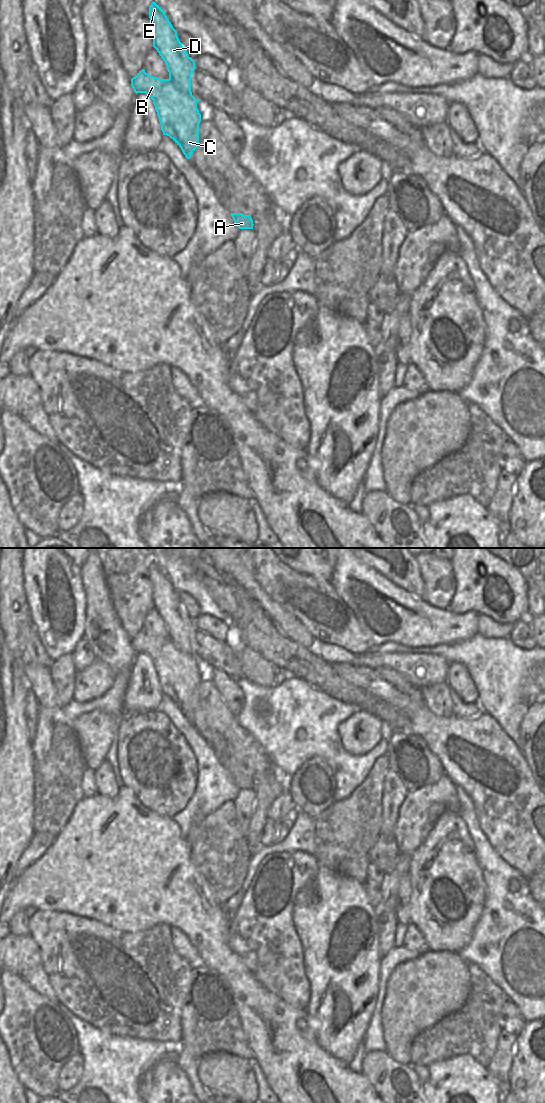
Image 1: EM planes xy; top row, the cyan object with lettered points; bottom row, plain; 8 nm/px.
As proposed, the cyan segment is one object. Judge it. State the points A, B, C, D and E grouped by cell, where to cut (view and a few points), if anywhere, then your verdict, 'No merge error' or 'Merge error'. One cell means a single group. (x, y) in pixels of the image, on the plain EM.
Groups: A C D E / B. Split along xy (199, 673), (178, 682), (175, 690), (167, 695). Merge error

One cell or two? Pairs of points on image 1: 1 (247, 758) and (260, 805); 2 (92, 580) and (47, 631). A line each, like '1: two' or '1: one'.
1: two
2: two

